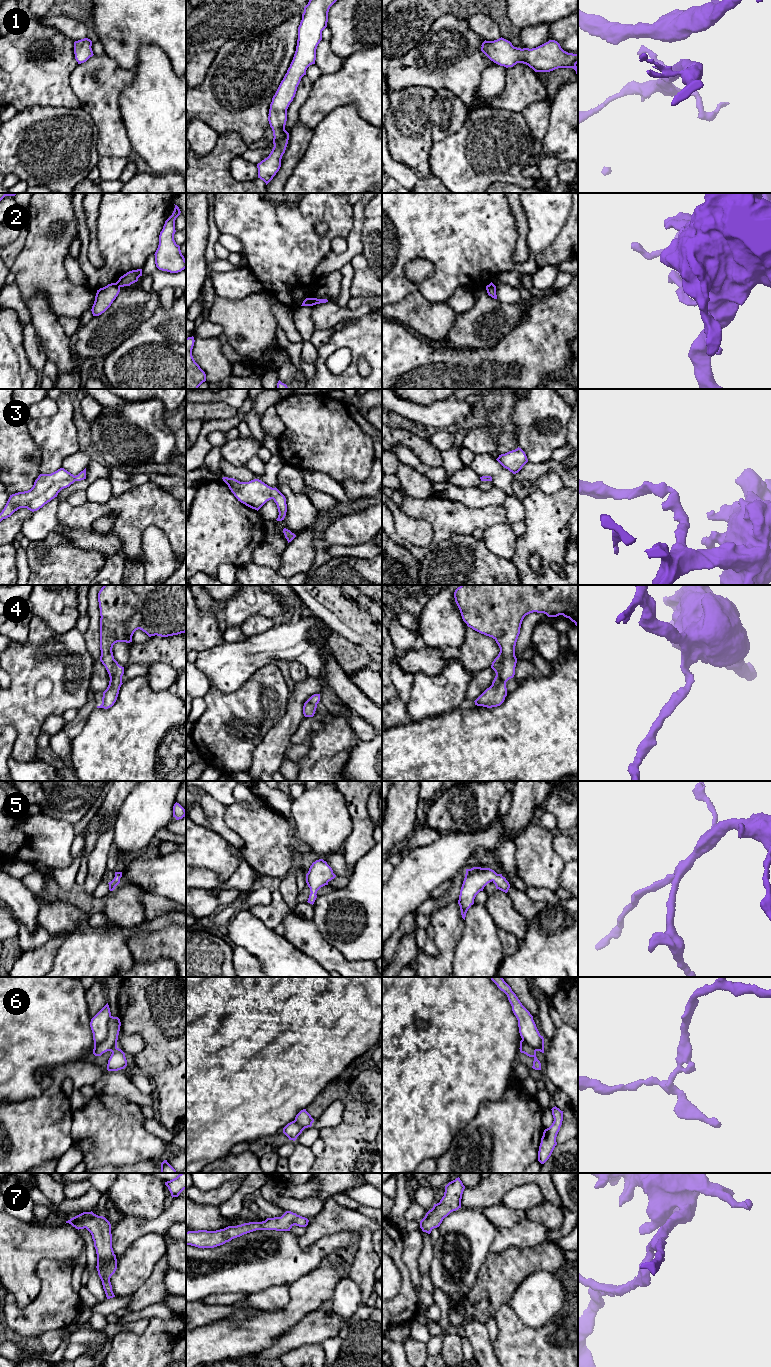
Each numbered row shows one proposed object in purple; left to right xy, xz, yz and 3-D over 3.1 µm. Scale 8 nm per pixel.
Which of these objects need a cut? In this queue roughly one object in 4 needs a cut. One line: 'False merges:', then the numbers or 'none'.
False merges: 2, 6

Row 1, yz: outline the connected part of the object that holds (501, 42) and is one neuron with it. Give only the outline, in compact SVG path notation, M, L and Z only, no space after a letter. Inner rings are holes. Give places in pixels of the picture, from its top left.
M504 38L484 41L481 51L494 63L506 68L523 63L535 72L550 72L558 68L573 68L578 75L578 54L564 51L555 40L536 48L517 48Z

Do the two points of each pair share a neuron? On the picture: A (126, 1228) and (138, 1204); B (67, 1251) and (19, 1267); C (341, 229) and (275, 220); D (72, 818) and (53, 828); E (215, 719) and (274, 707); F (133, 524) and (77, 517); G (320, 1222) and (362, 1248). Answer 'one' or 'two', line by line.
A: two
B: one
C: one
D: two
E: one
F: one
G: two

